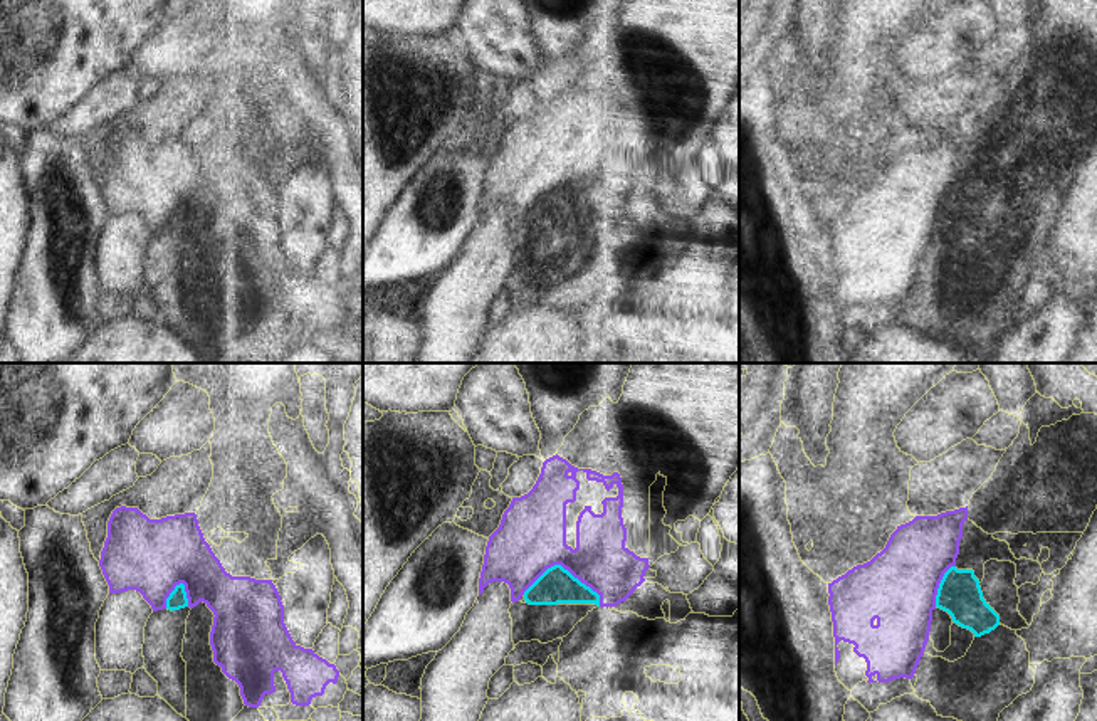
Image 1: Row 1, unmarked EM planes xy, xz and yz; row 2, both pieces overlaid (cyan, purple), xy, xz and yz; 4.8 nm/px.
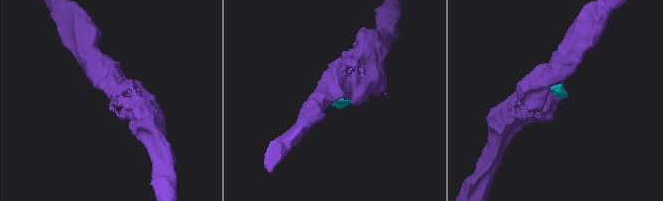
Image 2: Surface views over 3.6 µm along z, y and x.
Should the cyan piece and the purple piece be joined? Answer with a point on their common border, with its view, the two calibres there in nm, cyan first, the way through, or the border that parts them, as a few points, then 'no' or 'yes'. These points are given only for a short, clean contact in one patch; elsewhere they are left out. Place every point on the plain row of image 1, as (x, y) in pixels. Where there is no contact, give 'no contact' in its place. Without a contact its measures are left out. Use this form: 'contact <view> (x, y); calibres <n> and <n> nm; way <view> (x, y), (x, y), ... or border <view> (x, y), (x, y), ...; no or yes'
contact xz (566, 194); calibres 180 and 320 nm; way xz (556, 209), (556, 204), (566, 194), (531, 160); yes

